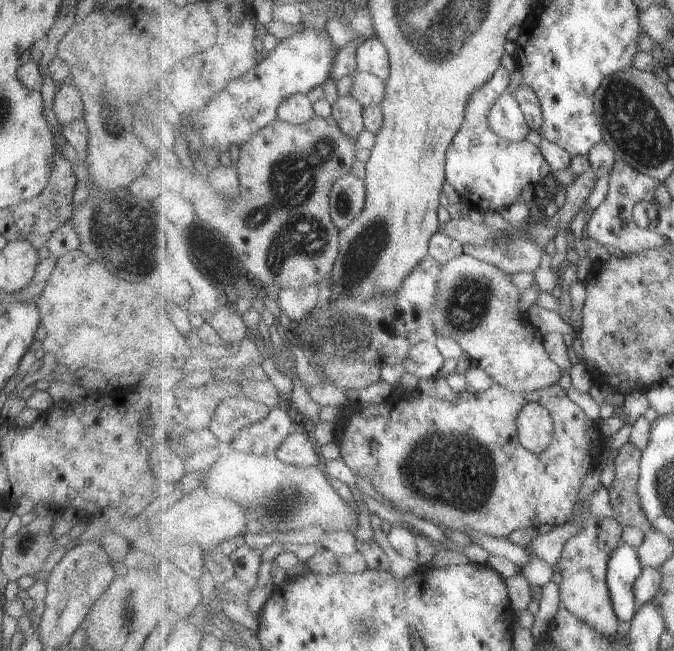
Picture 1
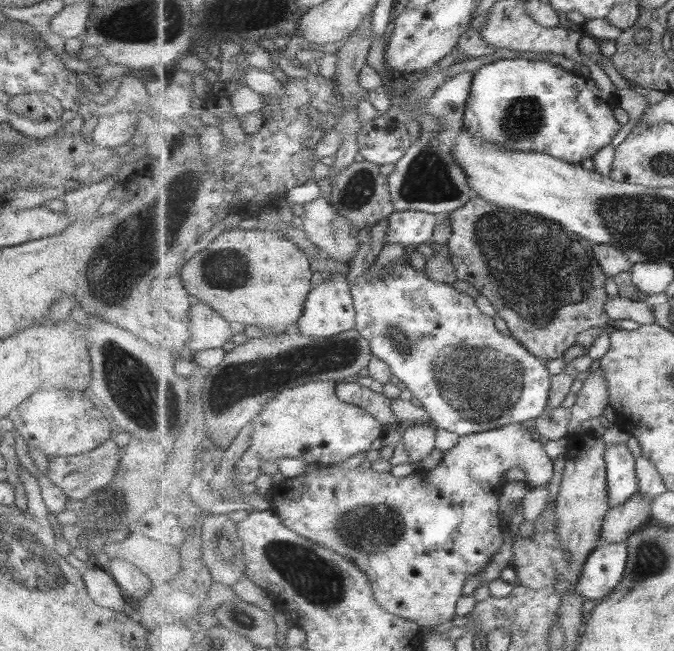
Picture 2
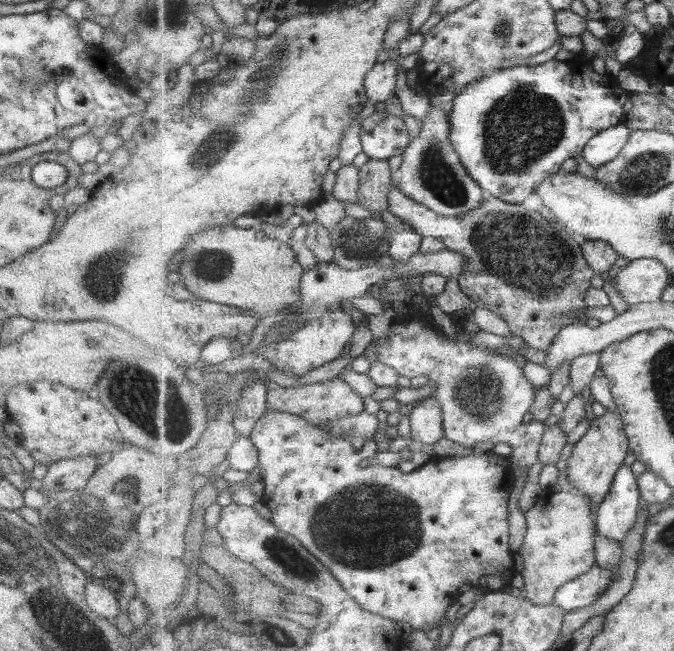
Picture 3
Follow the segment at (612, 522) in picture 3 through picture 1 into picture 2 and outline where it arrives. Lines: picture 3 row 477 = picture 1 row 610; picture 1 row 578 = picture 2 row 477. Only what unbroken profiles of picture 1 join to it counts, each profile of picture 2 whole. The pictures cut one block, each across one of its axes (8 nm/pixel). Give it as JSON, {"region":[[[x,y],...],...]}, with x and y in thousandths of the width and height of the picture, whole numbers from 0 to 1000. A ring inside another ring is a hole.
{"region":[[[904,682],[898,704],[902,716],[905,780],[915,780],[948,757],[945,704],[939,704],[927,682]]]}

